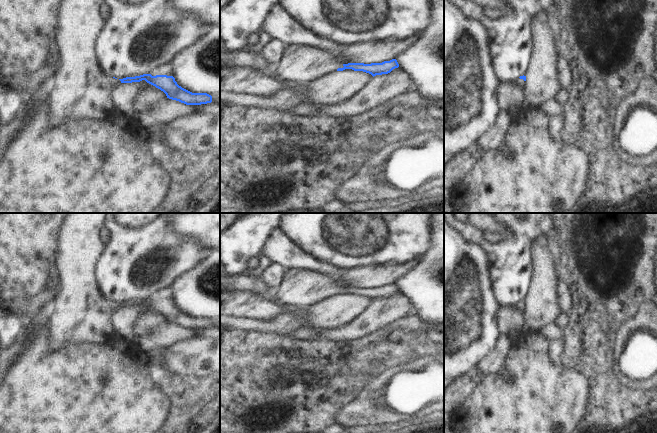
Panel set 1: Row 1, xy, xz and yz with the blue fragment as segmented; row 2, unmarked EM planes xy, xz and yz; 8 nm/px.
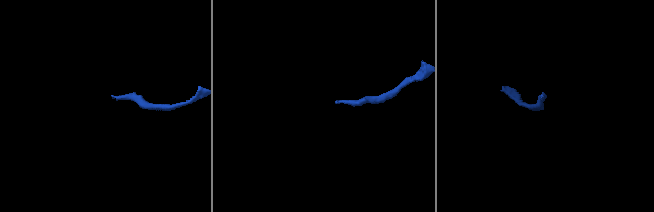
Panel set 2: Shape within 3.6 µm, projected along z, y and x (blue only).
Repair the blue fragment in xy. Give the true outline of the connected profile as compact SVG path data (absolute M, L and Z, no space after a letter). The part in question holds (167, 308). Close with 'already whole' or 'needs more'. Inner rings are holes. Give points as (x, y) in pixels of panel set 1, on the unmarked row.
M70 213L68 216L67 220L65 221L65 224L62 227L61 230L61 238L60 238L60 246L59 250L57 252L57 255L55 257L55 263L57 264L57 268L59 270L59 293L57 294L57 297L54 301L54 311L52 314L52 317L49 321L49 327L51 330L51 343L52 343L52 350L53 351L58 351L62 348L65 348L69 344L84 344L84 343L90 343L90 344L102 344L106 343L111 337L117 336L117 329L113 323L113 317L114 315L122 308L122 307L132 307L132 306L140 306L142 304L145 304L147 307L155 310L156 312L160 313L163 315L167 322L179 325L181 327L184 327L186 329L201 329L201 328L207 328L212 326L212 320L207 318L207 317L192 317L181 310L177 308L175 305L175 302L173 300L167 300L167 299L156 299L152 300L151 298L143 298L140 300L135 300L135 301L126 301L123 303L117 303L115 301L110 300L105 296L103 291L101 290L101 283L97 277L97 267L98 264L107 248L107 245L103 242L103 240L100 237L101 234L101 229L103 227L106 227L107 224L107 218L108 218L109 213Z | needs more

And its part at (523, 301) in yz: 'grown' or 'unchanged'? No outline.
grown

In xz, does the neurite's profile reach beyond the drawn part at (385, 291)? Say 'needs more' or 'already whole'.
needs more

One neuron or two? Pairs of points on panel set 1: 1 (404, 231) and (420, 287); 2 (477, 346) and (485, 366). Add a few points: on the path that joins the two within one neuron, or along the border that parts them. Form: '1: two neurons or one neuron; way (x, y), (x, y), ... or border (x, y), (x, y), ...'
1: two neurons; border (433, 238), (431, 248), (420, 258)
2: two neurons; border (497, 341), (497, 344), (464, 374)

